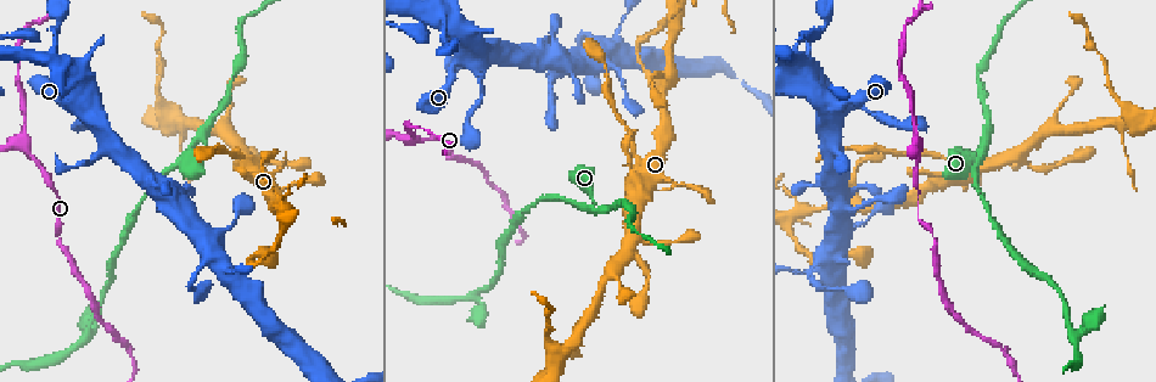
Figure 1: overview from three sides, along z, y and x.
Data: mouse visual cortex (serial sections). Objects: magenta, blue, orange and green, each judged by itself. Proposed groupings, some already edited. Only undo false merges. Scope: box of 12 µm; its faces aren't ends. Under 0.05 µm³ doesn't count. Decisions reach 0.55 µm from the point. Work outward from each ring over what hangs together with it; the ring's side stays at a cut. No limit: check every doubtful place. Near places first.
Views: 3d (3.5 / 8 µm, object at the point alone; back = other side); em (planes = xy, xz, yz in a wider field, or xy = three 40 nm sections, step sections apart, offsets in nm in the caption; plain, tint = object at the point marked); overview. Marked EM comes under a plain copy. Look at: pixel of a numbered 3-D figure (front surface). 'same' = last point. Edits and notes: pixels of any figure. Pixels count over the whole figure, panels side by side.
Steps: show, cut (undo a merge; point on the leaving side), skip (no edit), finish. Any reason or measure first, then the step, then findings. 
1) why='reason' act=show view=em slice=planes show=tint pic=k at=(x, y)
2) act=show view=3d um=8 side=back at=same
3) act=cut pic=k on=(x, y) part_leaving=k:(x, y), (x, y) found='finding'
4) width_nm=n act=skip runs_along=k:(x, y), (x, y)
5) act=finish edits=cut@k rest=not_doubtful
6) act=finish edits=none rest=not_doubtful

why='thin neck' act=show view=3d um=3.5 pic=1 at=(591, 208)

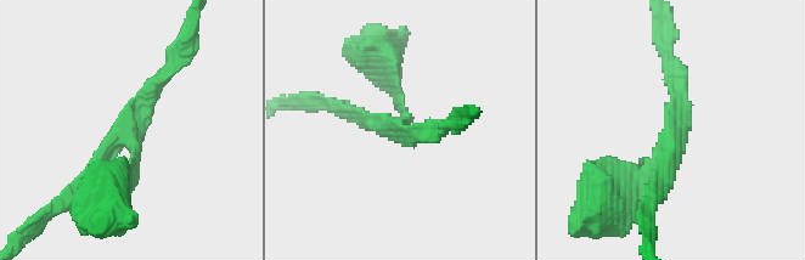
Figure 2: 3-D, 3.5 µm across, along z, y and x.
why='now the EM' act=show view=em slice=xy step=5 show=tint pic=2 at=(671, 141)

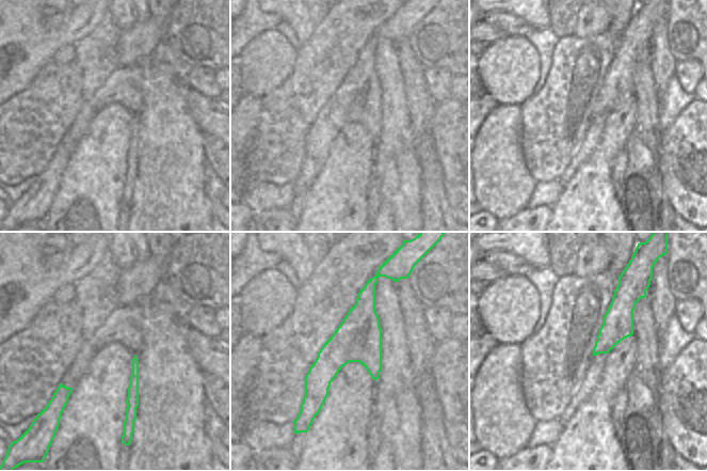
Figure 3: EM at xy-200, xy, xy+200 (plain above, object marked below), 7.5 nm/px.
why='another direction' act=show view=em slice=xy step=1 show=tint at=same

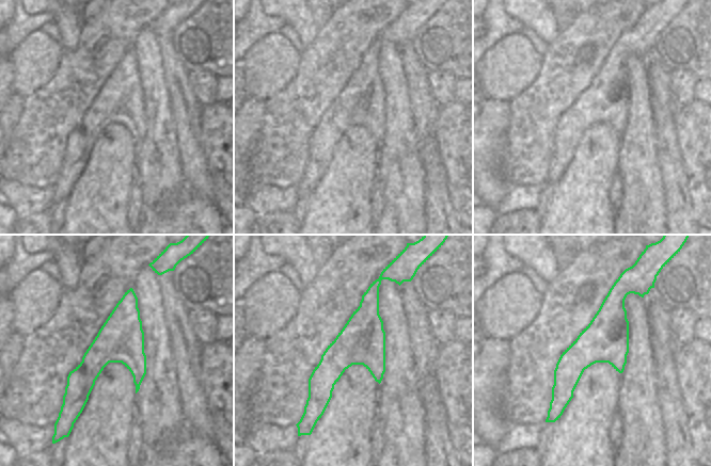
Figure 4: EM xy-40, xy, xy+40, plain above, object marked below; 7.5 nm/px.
act=skip runs_along=2:(393, 80), (397, 126), (344, 111) found='continuous, no second cell'

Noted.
why='calibre changes' act=show view=3d um=8 pic=1 at=(633, 174)

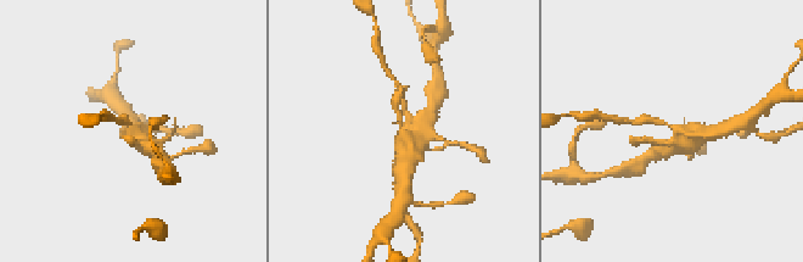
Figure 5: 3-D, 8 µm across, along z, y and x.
act=show view=3d um=3.5 pic=5 at=(132, 129)

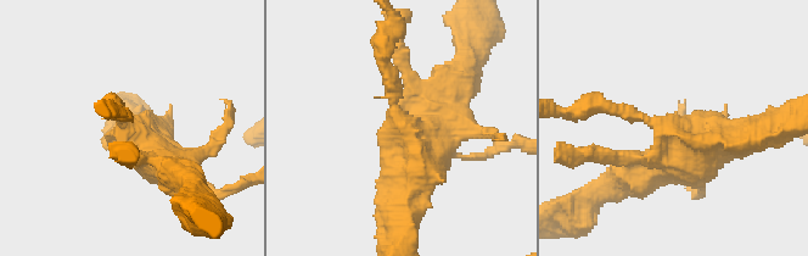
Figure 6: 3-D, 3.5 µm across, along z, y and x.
arm_widths_nm=150,450 why='need the tissue' act=show view=em slice=xy step=5 show=tint pic=6 at=(662, 123)

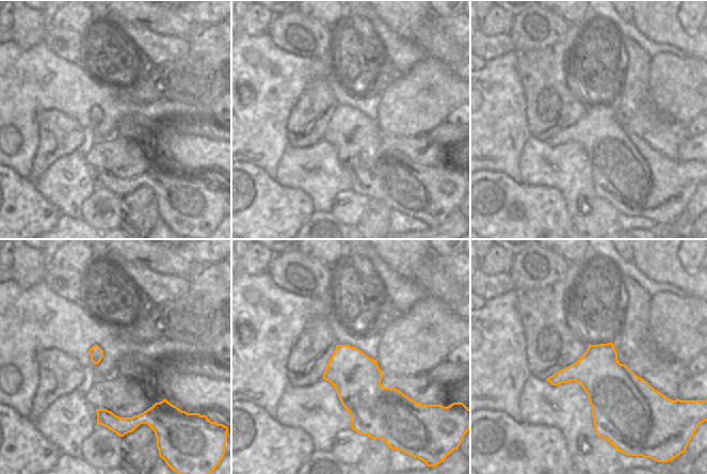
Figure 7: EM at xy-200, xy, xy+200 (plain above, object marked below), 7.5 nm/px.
act=skip runs_along=6:(667, 166), (689, 159), (673, 128), (592, 103) found='continuous, no second cell'

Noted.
why='sudden change in width' act=show view=3d um=8 pic=1 at=(1117, 98)

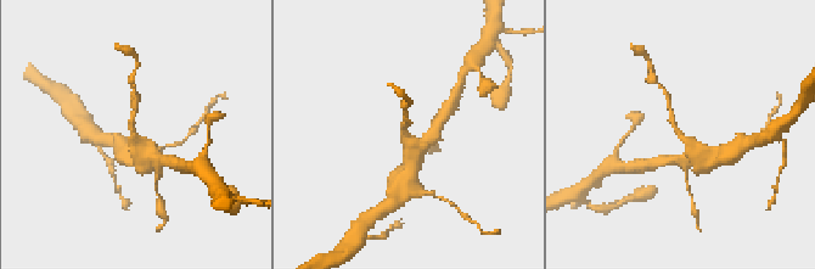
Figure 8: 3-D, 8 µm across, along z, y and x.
arm_widths_nm=150,500 why='need the tissue' act=show view=em slice=xy step=3 show=tint pic=8 at=(679, 136)

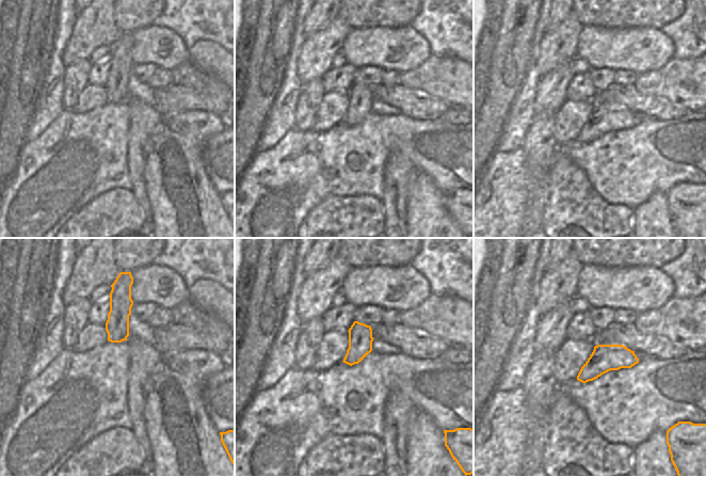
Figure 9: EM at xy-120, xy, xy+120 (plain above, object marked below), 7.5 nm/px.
act=skip found='one cell here'

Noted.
act=finish edits=none rest=not_doubtful

